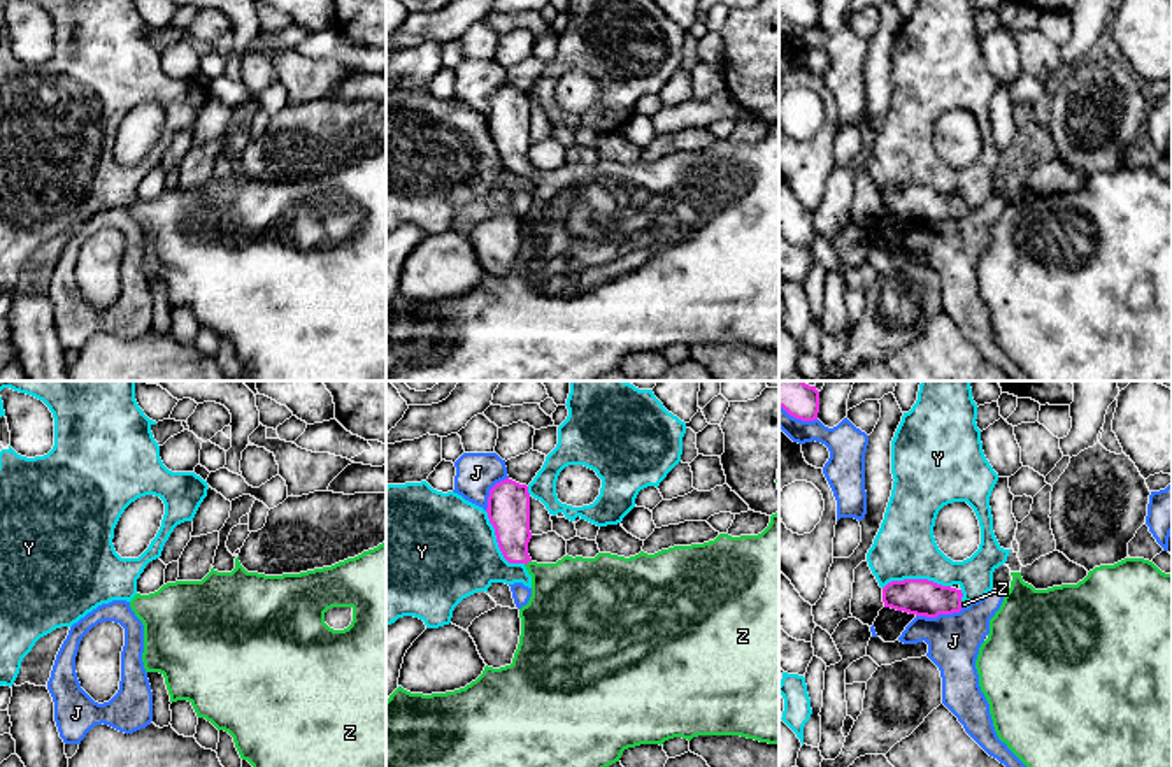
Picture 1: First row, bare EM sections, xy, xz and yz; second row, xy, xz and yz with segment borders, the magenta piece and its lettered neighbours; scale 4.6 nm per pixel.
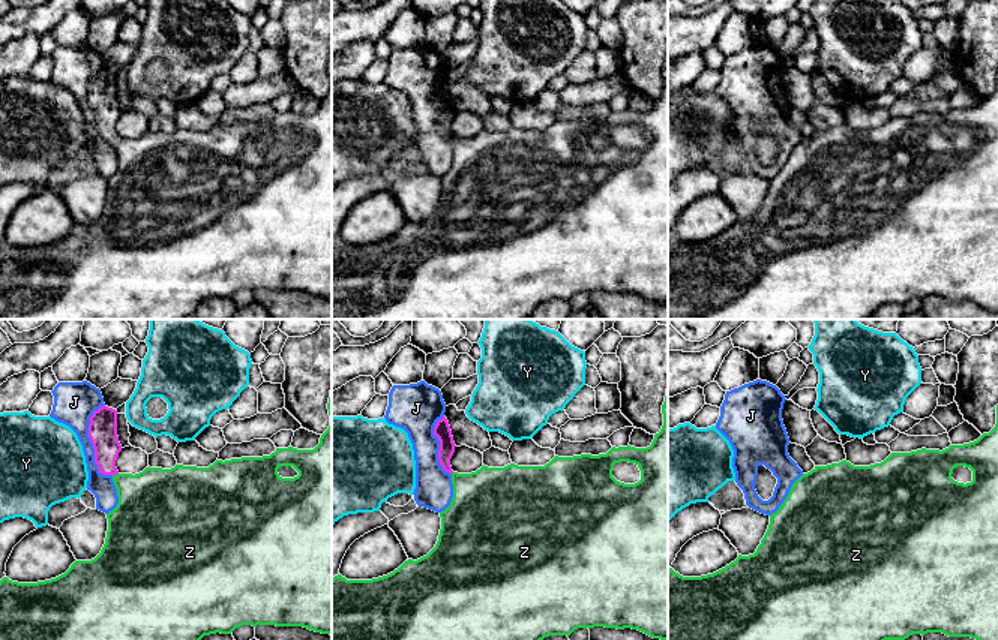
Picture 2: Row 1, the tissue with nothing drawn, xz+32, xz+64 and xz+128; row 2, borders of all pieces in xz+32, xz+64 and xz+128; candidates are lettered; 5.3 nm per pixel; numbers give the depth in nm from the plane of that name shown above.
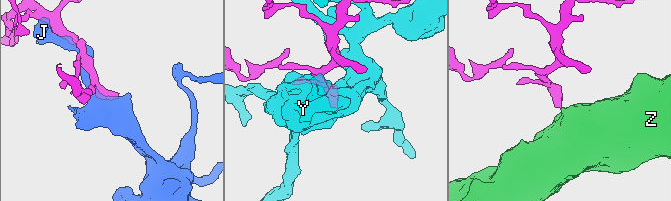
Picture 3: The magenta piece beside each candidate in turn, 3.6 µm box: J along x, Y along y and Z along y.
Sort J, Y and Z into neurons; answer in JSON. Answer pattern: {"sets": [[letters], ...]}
{"sets": [["J"], ["Y"], ["Z"]]}

